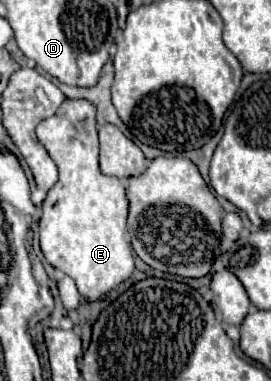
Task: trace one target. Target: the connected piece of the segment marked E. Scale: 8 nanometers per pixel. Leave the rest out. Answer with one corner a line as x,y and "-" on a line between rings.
65,99
59,111
43,119
37,127
37,139
47,149
49,157
55,161
59,169
59,181
49,189
43,201
43,213
39,221
41,235
41,251
45,259
65,275
73,277
77,289
89,301
101,299
107,291
115,289
123,283
135,269
131,239
127,233
127,197
125,187
117,177
107,177
99,169
99,137
97,137
97,121
95,121
95,105
87,99

